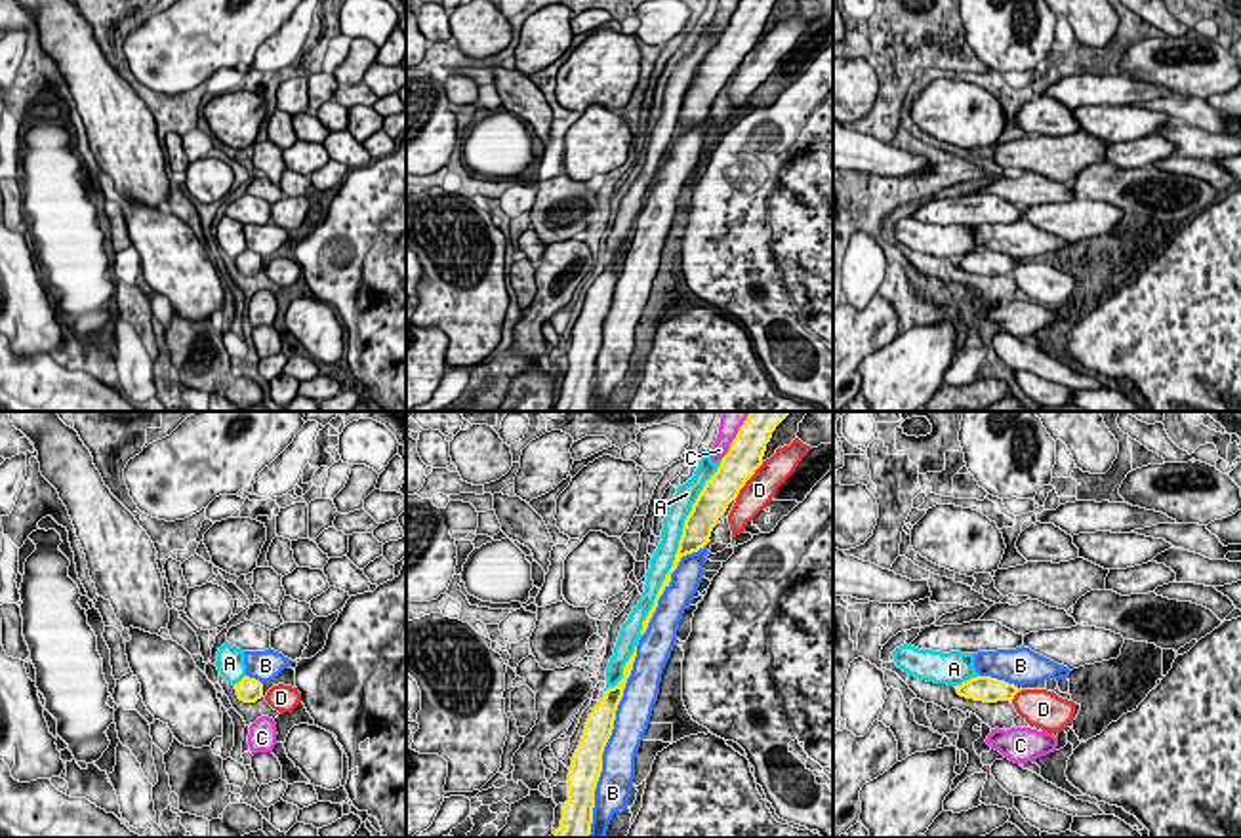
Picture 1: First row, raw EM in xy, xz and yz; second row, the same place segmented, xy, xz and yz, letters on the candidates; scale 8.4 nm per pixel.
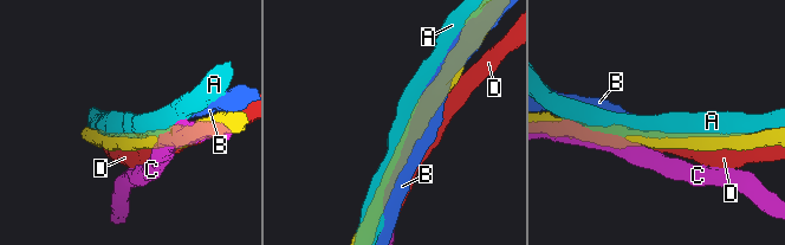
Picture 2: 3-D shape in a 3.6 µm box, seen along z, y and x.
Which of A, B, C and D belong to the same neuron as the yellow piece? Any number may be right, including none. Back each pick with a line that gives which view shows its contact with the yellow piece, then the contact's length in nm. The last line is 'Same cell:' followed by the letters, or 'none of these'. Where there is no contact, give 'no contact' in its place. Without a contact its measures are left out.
Same cell: none of these

